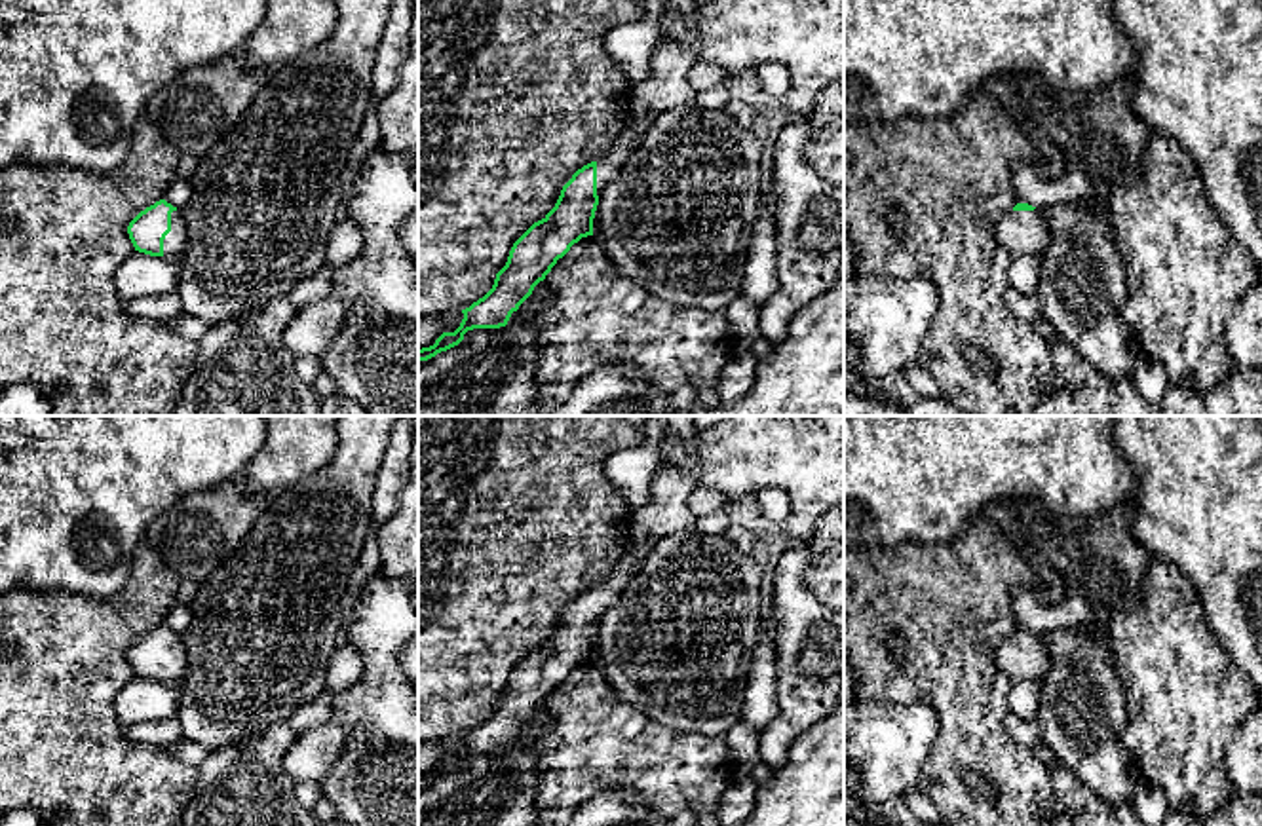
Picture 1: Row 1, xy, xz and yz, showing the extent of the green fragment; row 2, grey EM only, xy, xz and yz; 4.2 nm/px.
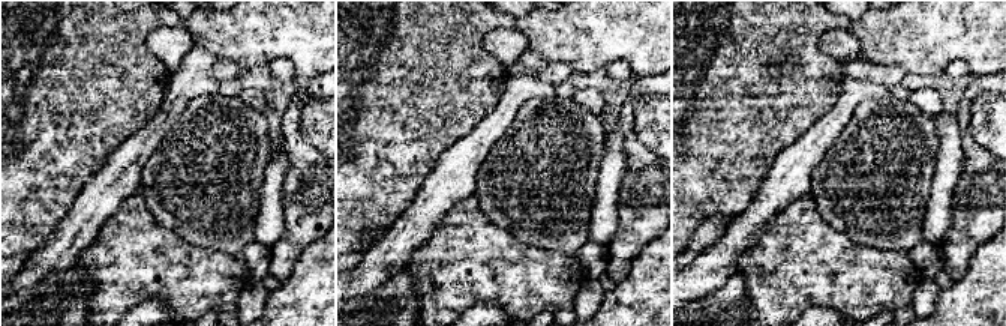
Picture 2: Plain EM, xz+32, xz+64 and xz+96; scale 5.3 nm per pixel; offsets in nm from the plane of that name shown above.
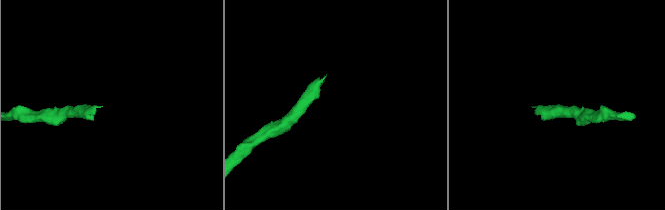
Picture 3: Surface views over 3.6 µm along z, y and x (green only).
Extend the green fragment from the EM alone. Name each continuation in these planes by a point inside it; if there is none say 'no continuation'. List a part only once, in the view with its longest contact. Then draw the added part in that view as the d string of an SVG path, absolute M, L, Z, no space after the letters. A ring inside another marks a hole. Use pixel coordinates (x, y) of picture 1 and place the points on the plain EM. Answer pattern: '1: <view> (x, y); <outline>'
1: xy (173, 669); M181 634L171 638L171 657L163 665L163 682L177 684L186 670L186 651Z

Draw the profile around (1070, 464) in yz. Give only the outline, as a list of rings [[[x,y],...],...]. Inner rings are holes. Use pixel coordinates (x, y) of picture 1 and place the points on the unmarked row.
[[[844,416],[844,553],[895,549],[905,541],[945,543],[958,537],[971,518],[1004,499],[1034,497],[1059,515],[1091,516],[1131,501],[1138,484],[1114,444],[1114,416]]]

